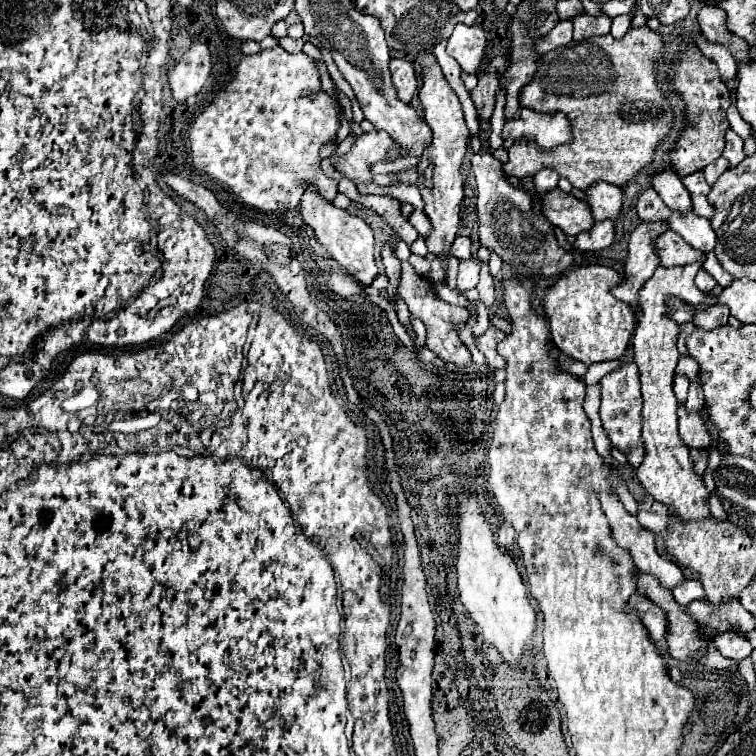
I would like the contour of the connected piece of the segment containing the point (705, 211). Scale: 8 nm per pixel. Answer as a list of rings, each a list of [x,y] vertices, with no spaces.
[[[702,170],[700,172],[694,172],[686,178],[682,178],[682,184],[686,186],[686,190],[690,192],[692,196],[692,208],[698,216],[704,216],[704,218],[712,218],[714,216],[714,208],[710,206],[708,202],[708,194],[710,194],[710,184],[704,180],[704,174]]]

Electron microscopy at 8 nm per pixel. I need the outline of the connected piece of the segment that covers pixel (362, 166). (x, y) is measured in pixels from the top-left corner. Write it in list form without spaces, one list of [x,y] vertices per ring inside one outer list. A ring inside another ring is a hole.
[[[370,132],[370,134],[360,134],[354,148],[346,156],[334,158],[336,170],[342,172],[342,176],[350,180],[358,180],[364,184],[372,184],[372,166],[380,160],[388,160],[388,154],[396,152],[398,156],[402,154],[402,148],[386,134],[386,132]],[[382,144],[382,152],[380,152]]]

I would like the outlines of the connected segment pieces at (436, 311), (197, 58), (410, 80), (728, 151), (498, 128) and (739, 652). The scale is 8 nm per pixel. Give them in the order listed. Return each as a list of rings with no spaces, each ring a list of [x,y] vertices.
[[[402,262],[402,282],[400,282],[398,294],[400,294],[400,298],[408,304],[410,312],[426,324],[426,346],[428,346],[432,352],[436,352],[440,358],[444,358],[446,362],[470,364],[470,362],[472,362],[470,352],[468,352],[468,348],[462,344],[460,334],[458,334],[458,326],[460,326],[460,324],[466,324],[468,318],[470,318],[470,314],[468,314],[466,308],[452,306],[452,304],[440,300],[430,284],[432,284],[430,280],[426,280],[424,276],[420,276],[420,274],[414,272],[414,268],[412,268],[410,262]]]
[[[204,42],[192,44],[182,60],[168,72],[172,94],[178,102],[194,96],[202,90],[204,82],[212,74],[212,56]]]
[[[394,58],[390,60],[390,72],[398,98],[402,102],[410,102],[418,88],[418,79],[412,64],[404,58]]]
[[[728,130],[728,134],[726,134],[726,146],[724,146],[724,154],[722,156],[728,158],[732,168],[738,166],[746,158],[746,154],[744,154],[744,140],[734,130]]]
[[[504,92],[496,96],[496,110],[490,118],[490,146],[502,148],[502,124],[504,124]]]
[[[742,632],[718,634],[716,638],[712,638],[712,644],[716,646],[716,650],[720,650],[724,658],[730,658],[730,660],[742,660],[752,652],[752,646]]]

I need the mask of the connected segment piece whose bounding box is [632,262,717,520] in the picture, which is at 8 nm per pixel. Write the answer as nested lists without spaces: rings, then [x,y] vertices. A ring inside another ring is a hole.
[[[686,264],[676,268],[658,266],[654,276],[646,280],[638,294],[638,304],[642,308],[642,316],[638,318],[638,326],[632,338],[634,362],[640,372],[642,384],[642,440],[644,440],[644,460],[638,466],[638,480],[648,490],[650,496],[670,506],[670,510],[680,518],[704,518],[710,514],[708,510],[708,488],[704,480],[694,472],[694,462],[690,460],[688,446],[678,436],[678,400],[672,392],[674,368],[678,362],[676,350],[676,336],[678,324],[670,320],[666,308],[668,296],[678,296],[691,306],[700,303],[715,304],[716,295],[707,295],[694,286],[694,276],[702,268],[702,264]]]

